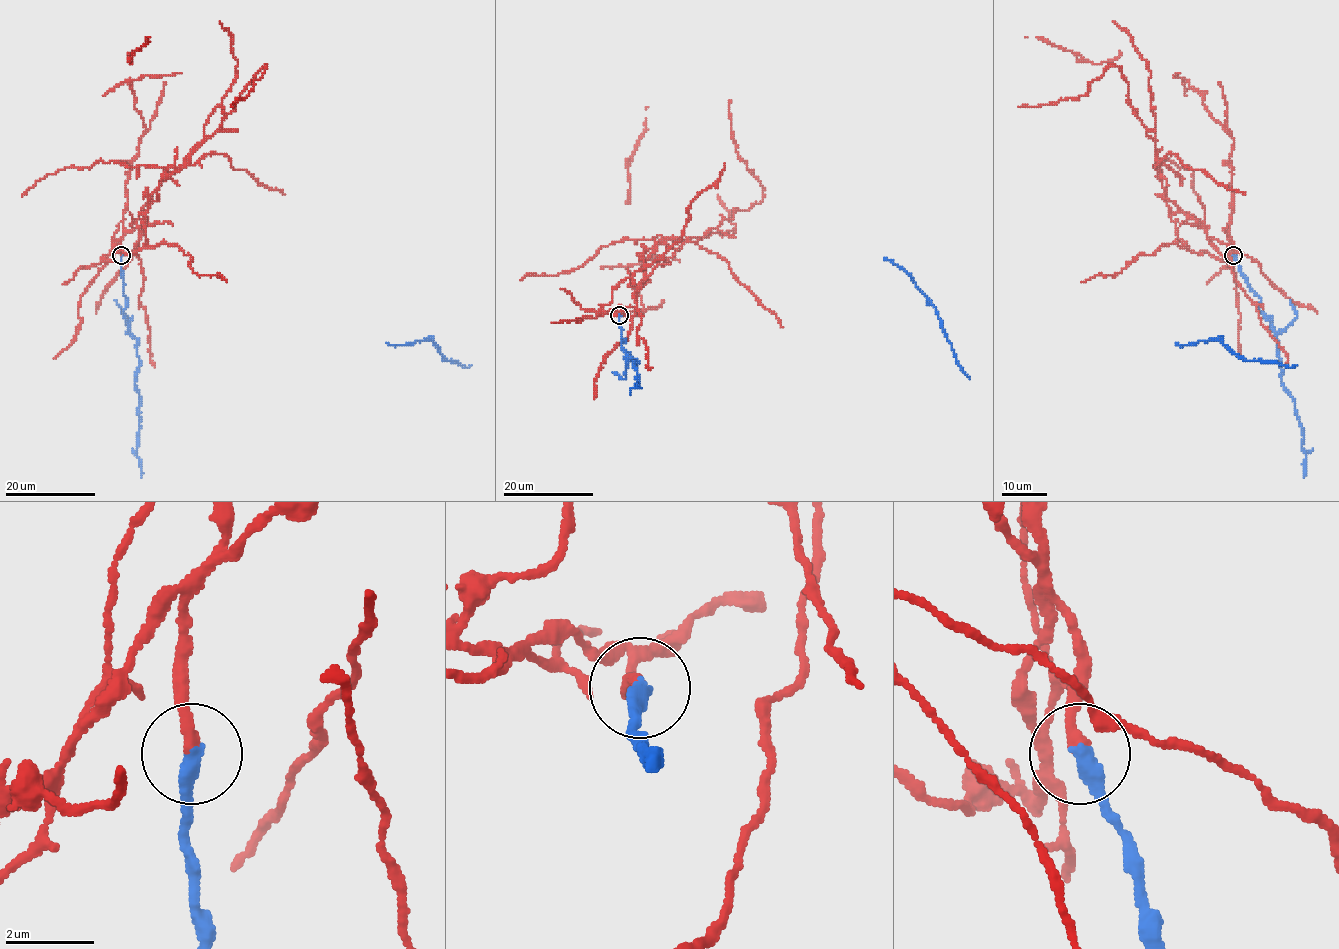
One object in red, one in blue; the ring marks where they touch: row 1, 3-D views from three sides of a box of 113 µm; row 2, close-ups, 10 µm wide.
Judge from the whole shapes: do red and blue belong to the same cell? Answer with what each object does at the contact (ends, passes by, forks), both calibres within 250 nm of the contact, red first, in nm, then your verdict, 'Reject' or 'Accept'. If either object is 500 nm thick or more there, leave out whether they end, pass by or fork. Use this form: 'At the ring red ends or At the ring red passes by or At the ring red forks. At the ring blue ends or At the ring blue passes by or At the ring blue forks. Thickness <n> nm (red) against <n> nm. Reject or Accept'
At the ring red ends. At the ring blue ends. Thickness 280 nm (red) against 420 nm. Reject

